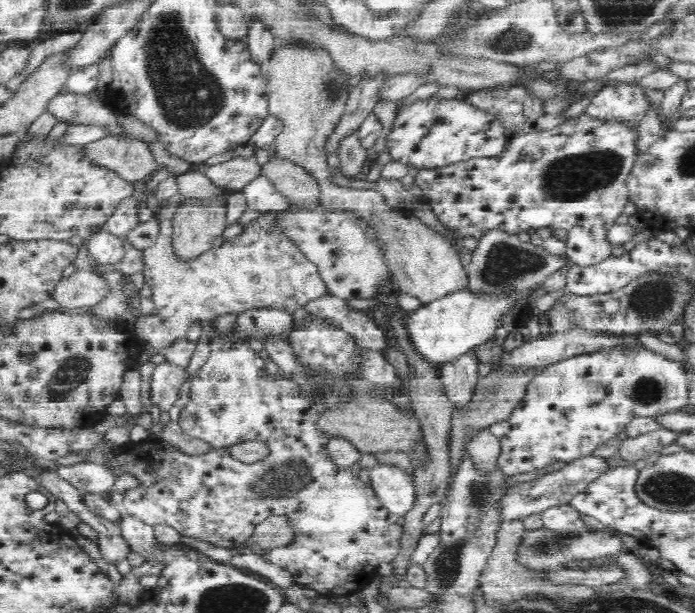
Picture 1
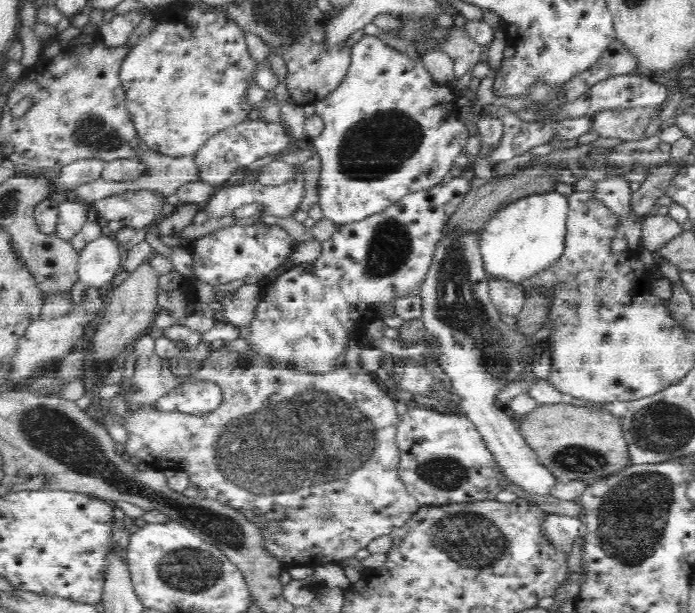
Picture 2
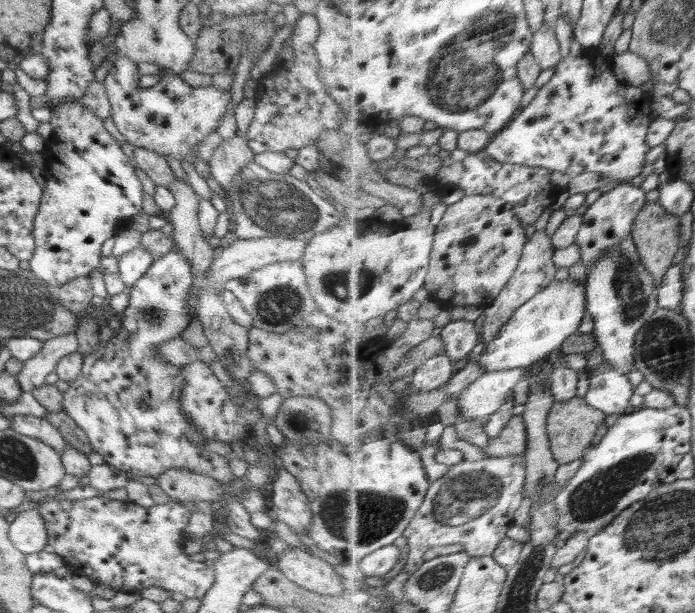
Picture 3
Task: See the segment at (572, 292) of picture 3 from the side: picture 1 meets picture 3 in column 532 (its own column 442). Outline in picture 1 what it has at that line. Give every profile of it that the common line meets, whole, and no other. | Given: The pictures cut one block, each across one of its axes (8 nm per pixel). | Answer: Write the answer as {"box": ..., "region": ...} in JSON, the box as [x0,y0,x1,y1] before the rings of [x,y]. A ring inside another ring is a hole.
{"box":[404,289,517,369],"region":[[[468,289],[444,297],[426,308],[418,307],[404,316],[404,328],[412,350],[431,366],[437,369],[452,363],[469,351],[484,345],[493,338],[500,316],[517,300],[516,297],[476,297]]]}

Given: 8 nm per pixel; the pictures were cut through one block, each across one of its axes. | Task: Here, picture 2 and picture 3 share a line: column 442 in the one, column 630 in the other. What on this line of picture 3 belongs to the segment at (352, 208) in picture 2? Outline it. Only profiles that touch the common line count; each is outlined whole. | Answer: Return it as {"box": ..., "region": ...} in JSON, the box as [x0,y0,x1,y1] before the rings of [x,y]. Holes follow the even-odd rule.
{"box":[485,45,658,184],"region":[[[600,45],[588,47],[582,56],[568,55],[557,67],[552,79],[501,133],[495,135],[485,151],[499,161],[539,166],[576,178],[585,172],[601,172],[606,181],[616,178],[621,184],[642,174],[652,146],[646,143],[650,124],[658,118],[653,110],[654,97],[639,86],[620,80],[614,73],[613,56],[605,56]]]}

